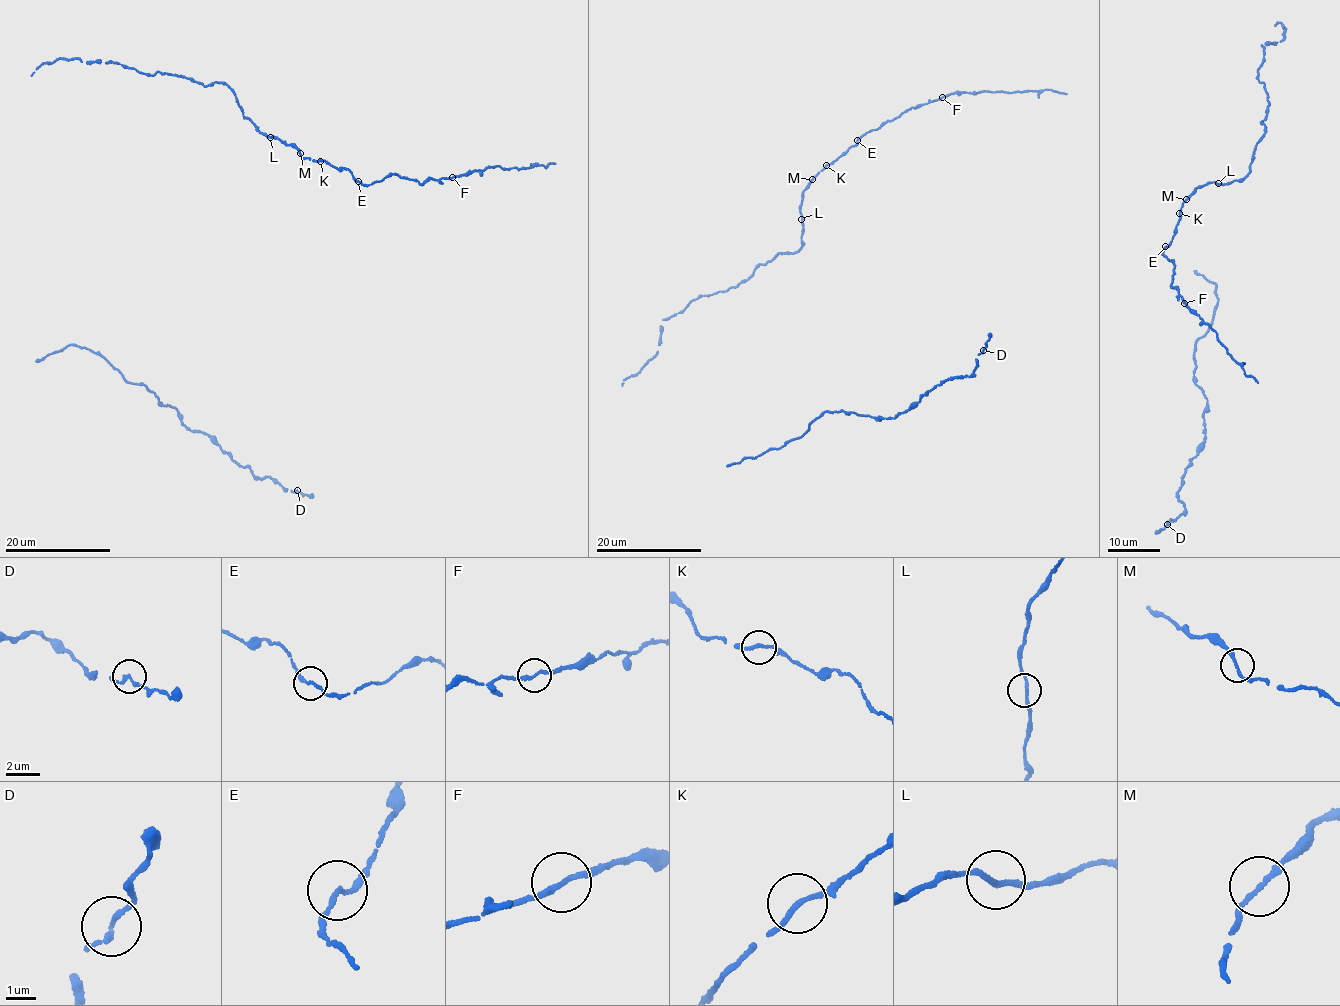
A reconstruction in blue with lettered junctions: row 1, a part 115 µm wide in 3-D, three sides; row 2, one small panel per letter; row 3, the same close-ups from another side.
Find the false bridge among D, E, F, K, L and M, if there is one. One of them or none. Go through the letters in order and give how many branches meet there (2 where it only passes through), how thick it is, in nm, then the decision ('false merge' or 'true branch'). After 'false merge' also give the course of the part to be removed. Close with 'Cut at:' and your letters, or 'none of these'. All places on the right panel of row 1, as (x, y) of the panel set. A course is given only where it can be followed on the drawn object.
D: 2 branches meet; 170 nm thick; true branch
E: 2 branches meet; 160 nm thick; true branch
F: 2 branches meet; 170 nm thick; false merge; foreign part runs (1184, 303), (1217, 333), (1219, 341), (1245, 374), (1258, 383)
K: 2 branches meet; 160 nm thick; true branch
L: 2 branches meet; 170 nm thick; true branch
M: 2 branches meet; 150 nm thick; true branch
Cut at: F

